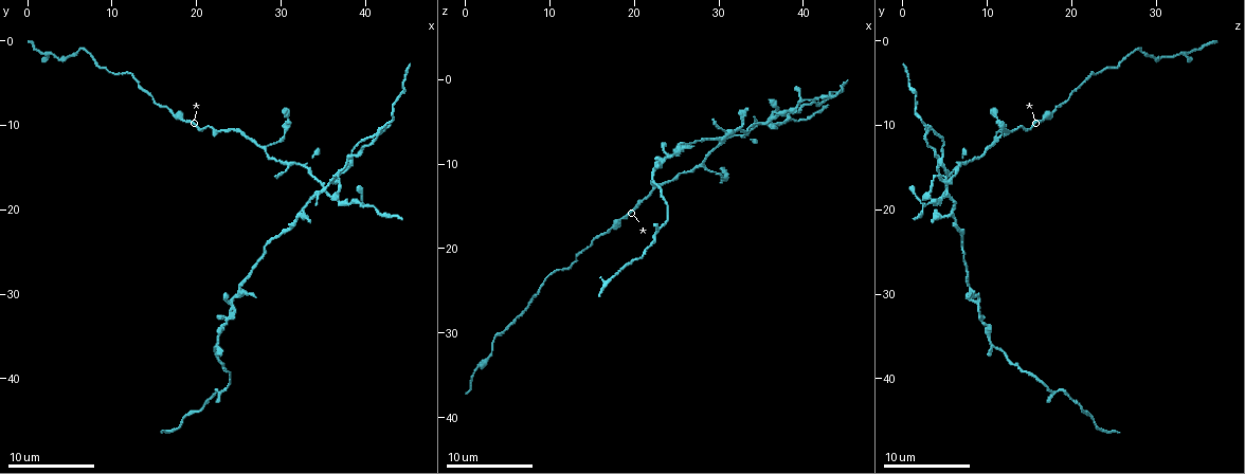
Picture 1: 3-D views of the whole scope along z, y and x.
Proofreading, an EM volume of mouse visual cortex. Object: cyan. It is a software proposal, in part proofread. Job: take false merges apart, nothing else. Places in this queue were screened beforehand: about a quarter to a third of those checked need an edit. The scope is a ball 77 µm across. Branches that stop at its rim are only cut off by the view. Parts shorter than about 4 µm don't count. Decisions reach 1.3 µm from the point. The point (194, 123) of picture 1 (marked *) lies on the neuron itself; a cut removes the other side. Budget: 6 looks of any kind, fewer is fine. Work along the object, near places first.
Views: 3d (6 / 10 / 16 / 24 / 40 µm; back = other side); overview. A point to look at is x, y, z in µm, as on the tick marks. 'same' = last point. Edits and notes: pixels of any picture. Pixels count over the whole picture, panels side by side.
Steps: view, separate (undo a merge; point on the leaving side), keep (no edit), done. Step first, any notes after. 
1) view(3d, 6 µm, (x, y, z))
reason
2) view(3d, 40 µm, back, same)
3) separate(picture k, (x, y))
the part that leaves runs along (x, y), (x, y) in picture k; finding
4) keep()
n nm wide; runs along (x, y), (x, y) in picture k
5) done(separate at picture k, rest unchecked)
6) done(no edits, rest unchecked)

view(3d, 10 µm, (35.4, 17.4, 5.2))
four-way junction

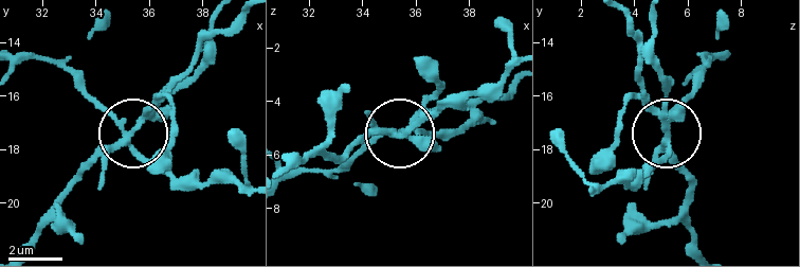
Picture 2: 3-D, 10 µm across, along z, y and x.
separate(picture 2, (157, 114))
the part that leaves runs along (122, 140), (76, 181), (21, 249) in picture 2; two neurons meet here

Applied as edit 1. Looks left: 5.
view(3d, 16 µm, (32.0, 14.6, 6.8))
thin neck

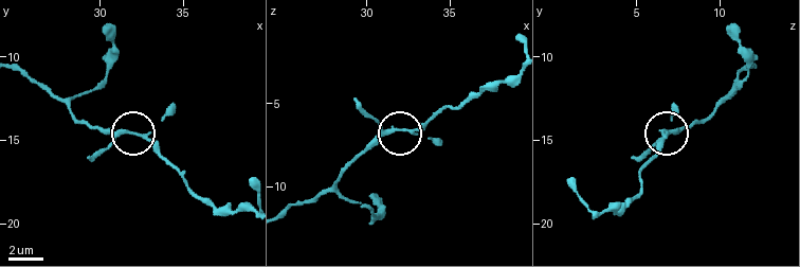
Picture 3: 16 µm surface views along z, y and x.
view(3d, 16 µm, back, (31.9, 14.6, 6.6))
other side

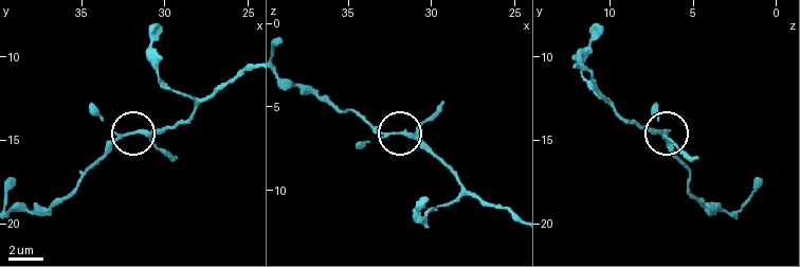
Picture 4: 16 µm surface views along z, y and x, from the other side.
keep()
runs along (247, 69), (217, 86), (186, 119), (123, 135), (98, 157) in picture 4; one neuron here

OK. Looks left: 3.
view(3d, 6 µm, (28.2, 12.4, 10.2))
three arms meet

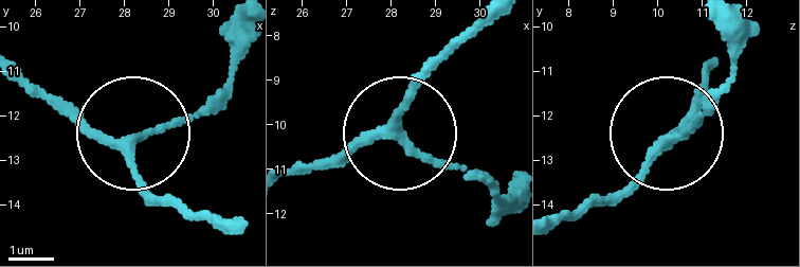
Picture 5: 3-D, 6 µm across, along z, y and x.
keep()
3 arms; continuous, no second neuron

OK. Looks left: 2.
done(separate at picture 2, rest unchecked)

